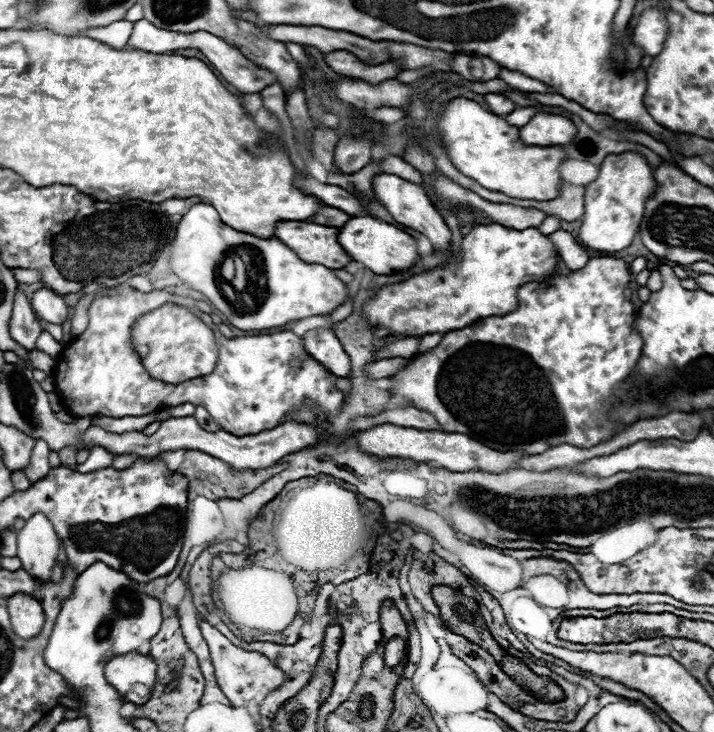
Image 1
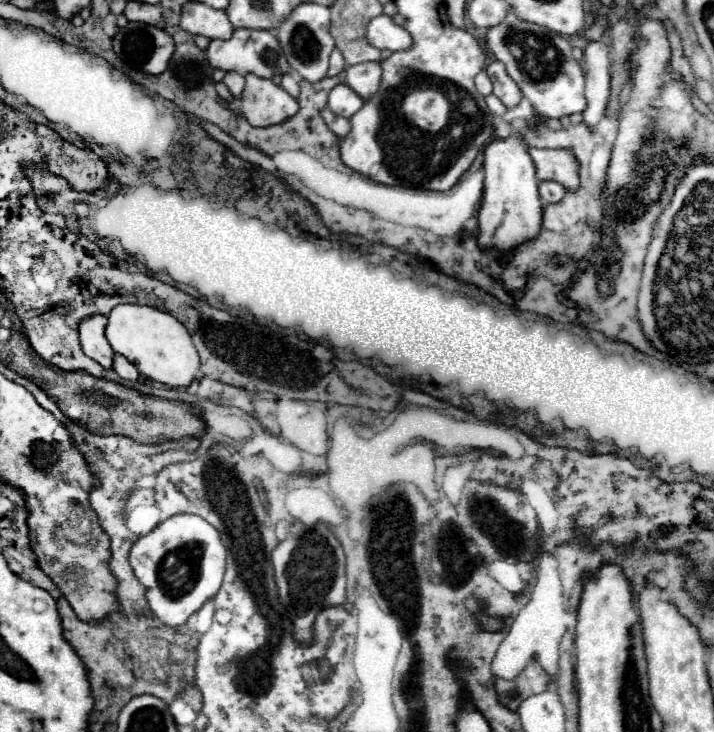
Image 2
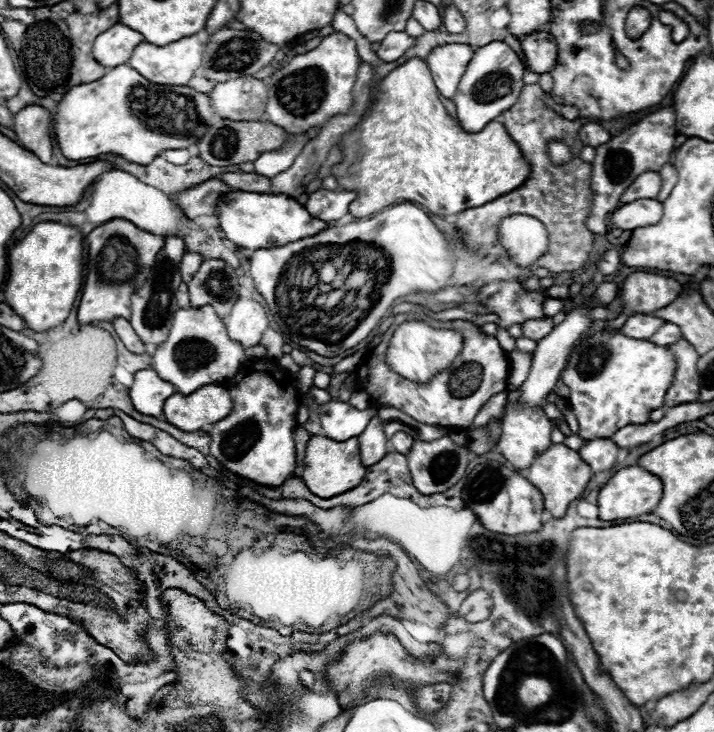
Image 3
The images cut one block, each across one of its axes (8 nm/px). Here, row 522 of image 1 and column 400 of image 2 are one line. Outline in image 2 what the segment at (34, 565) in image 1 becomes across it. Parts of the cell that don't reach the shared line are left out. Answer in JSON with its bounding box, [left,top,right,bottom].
[368,16,412,52]

